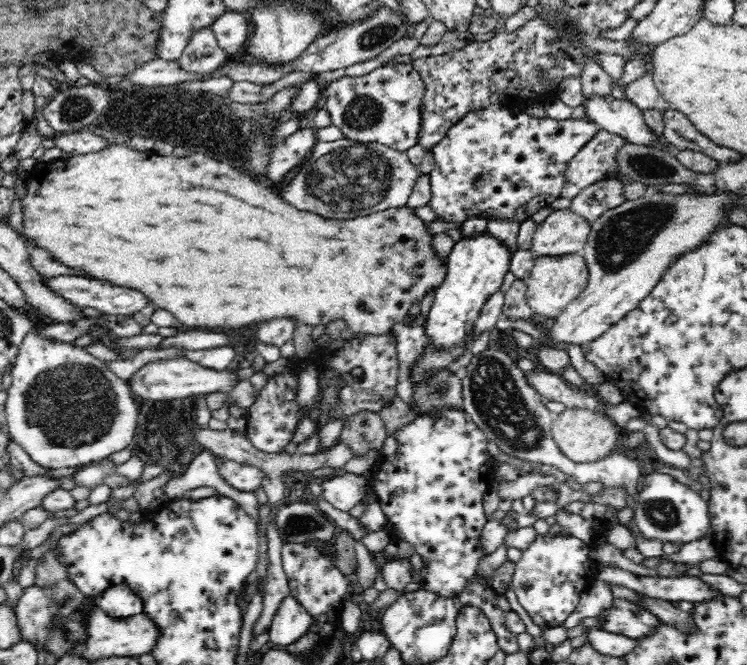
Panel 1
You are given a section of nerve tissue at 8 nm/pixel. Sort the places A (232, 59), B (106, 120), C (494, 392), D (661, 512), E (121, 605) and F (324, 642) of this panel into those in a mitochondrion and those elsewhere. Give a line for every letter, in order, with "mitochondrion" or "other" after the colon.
A: other
B: mitochondrion
C: mitochondrion
D: mitochondrion
E: other
F: other

